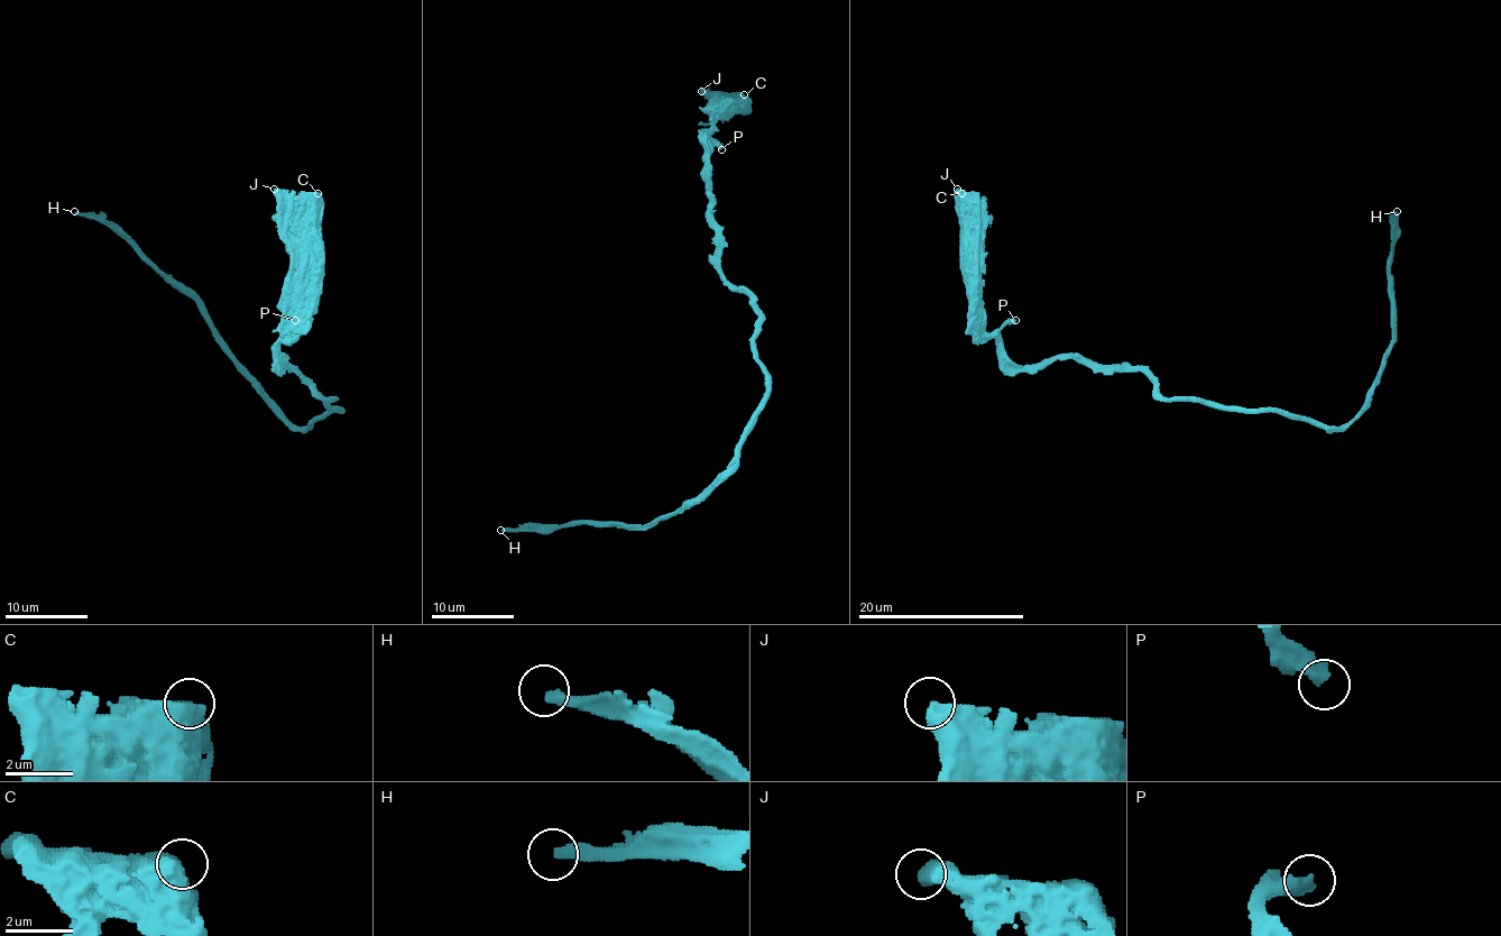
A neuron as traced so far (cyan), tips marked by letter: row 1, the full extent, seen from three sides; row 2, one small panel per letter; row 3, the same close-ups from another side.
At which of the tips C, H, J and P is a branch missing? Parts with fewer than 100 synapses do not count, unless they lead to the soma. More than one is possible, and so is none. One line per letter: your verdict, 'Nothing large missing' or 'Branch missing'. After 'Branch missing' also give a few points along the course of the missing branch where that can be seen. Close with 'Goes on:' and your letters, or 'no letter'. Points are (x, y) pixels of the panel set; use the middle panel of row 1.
C: Nothing large missing
H: Branch missing
J: Nothing large missing
P: Nothing large missing
Goes on: H

